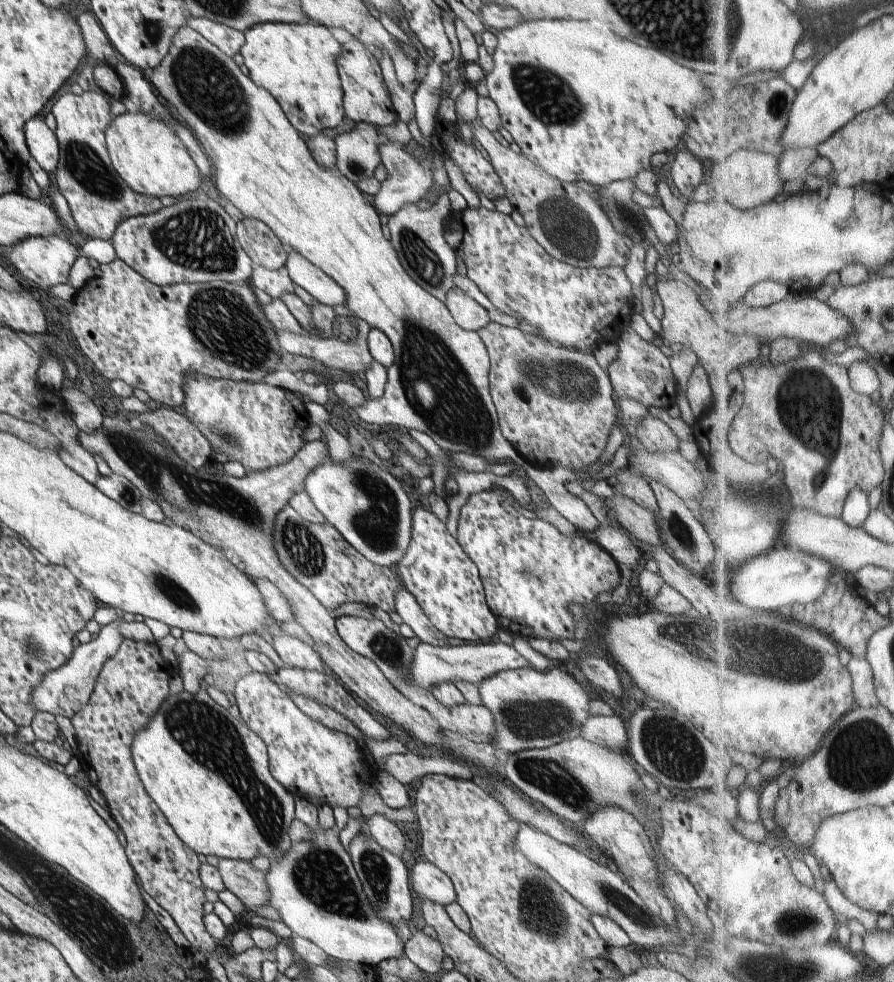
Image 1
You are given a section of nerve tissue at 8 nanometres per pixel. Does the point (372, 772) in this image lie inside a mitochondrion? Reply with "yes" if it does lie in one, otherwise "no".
no

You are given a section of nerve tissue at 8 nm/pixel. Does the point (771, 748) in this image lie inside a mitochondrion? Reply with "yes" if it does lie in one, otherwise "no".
no

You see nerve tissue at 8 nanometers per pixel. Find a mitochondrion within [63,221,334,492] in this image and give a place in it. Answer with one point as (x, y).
(221, 320)

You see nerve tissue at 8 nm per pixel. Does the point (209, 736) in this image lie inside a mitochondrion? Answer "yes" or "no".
yes

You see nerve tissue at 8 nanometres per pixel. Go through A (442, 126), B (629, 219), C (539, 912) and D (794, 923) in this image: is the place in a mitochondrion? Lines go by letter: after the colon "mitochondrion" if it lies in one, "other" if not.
A: other
B: mitochondrion
C: mitochondrion
D: mitochondrion

